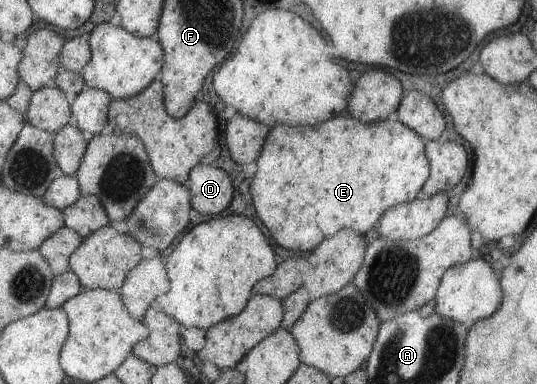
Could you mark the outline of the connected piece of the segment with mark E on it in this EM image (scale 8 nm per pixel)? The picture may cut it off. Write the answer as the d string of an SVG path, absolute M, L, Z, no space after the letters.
M337 116L312 126L275 124L265 138L256 161L257 171L249 186L255 214L267 228L270 241L285 248L287 253L293 252L293 255L309 253L321 240L343 228L359 235L365 234L387 208L412 202L421 195L429 175L425 141L401 122L387 119L363 123L351 116Z

